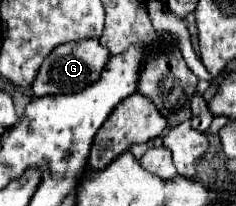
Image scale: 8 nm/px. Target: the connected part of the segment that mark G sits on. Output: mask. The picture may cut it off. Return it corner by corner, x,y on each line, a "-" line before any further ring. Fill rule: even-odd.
85,39
79,43
65,43
59,45
57,49
53,49
53,53
49,53
49,57
43,61
39,73
37,73
37,81
33,81
31,89
35,93
35,97
43,97
43,95
59,95
59,93
77,93
87,89
89,85
97,83
101,77
103,67
109,61
109,51
105,47
99,45
97,39

